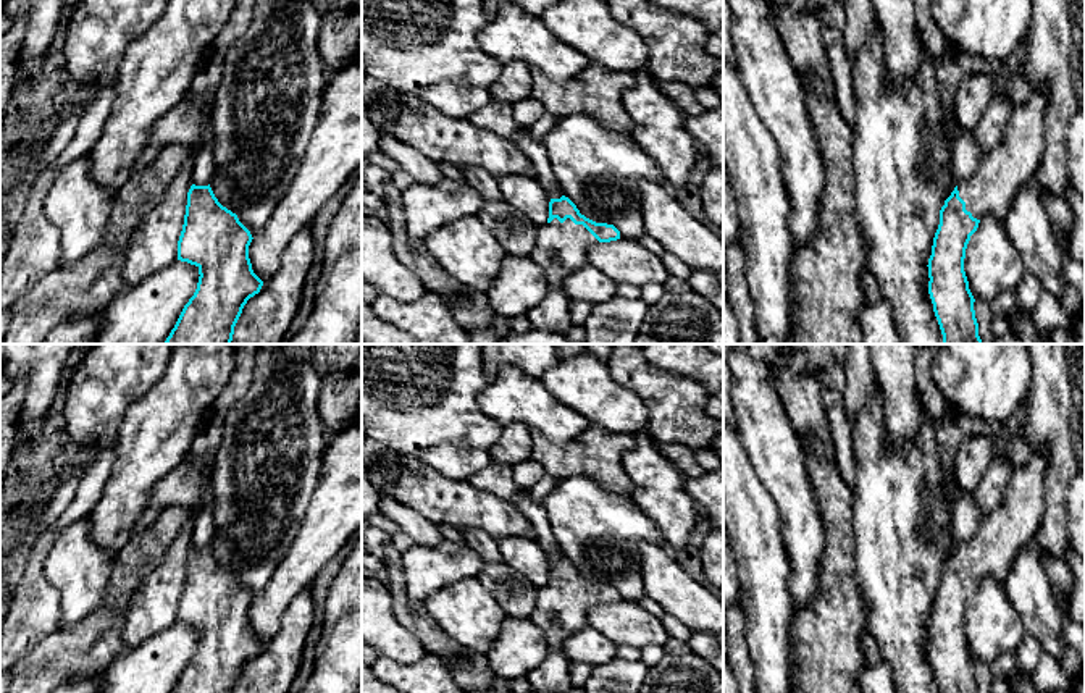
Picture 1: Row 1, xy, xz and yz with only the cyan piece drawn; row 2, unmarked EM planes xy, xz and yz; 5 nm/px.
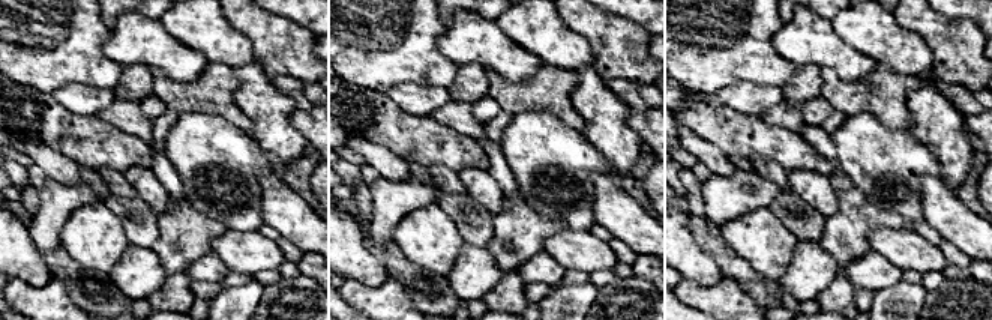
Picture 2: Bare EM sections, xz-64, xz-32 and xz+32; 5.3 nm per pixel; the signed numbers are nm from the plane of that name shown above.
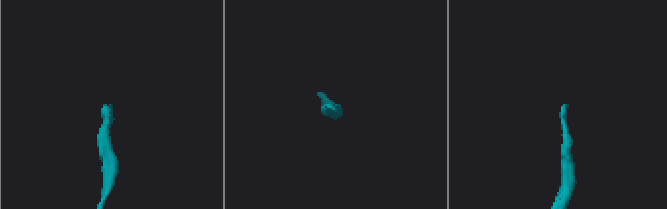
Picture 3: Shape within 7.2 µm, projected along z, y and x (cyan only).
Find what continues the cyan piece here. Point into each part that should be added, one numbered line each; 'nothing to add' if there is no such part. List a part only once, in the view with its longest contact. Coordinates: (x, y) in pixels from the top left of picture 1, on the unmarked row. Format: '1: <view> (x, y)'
1: xz (561, 611)

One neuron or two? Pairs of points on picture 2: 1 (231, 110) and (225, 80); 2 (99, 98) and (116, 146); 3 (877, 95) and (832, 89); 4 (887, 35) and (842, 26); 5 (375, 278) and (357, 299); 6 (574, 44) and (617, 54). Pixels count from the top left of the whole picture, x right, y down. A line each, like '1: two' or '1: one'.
1: one
2: two
3: one
4: one
5: two
6: two

